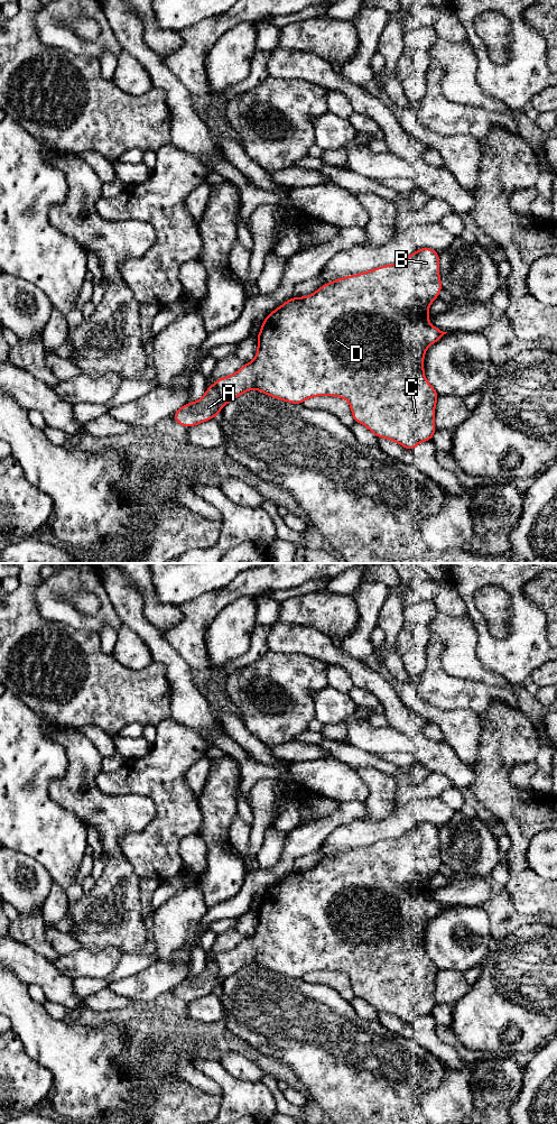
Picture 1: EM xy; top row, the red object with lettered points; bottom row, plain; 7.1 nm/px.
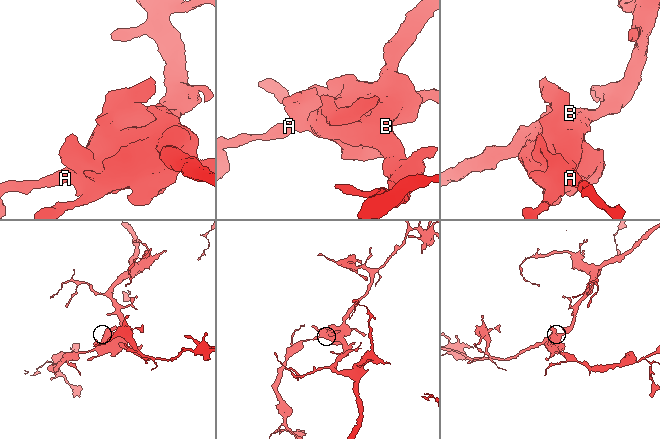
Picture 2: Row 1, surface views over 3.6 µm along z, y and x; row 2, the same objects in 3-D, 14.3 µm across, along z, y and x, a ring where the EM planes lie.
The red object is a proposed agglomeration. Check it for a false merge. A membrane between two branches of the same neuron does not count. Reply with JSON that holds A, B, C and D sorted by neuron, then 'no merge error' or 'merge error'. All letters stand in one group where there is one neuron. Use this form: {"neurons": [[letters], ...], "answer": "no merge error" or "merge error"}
{"neurons": [["A"], ["B", "C", "D"]], "answer": "merge error"}

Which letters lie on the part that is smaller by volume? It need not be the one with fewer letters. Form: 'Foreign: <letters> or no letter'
Foreign: A

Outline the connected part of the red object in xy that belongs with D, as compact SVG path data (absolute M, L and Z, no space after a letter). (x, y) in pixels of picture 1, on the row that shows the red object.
M421 248L401 262L381 266L370 271L338 278L335 282L324 284L309 296L290 298L263 320L262 328L257 337L258 351L256 358L251 362L243 365L235 374L215 381L215 386L219 390L219 412L230 400L250 389L257 389L277 399L294 404L301 404L305 399L315 396L336 396L350 403L354 422L365 425L377 437L384 437L398 442L407 450L412 450L420 442L431 440L436 432L434 417L435 405L439 395L425 378L424 354L430 344L435 343L447 333L428 323L428 319L431 314L427 313L427 308L438 297L442 289L438 252L429 248Z

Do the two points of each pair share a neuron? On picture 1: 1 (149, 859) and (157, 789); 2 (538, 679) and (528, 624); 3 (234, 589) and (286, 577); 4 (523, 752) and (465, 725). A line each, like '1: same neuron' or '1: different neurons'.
1: same neuron
2: different neurons
3: same neuron
4: different neurons

